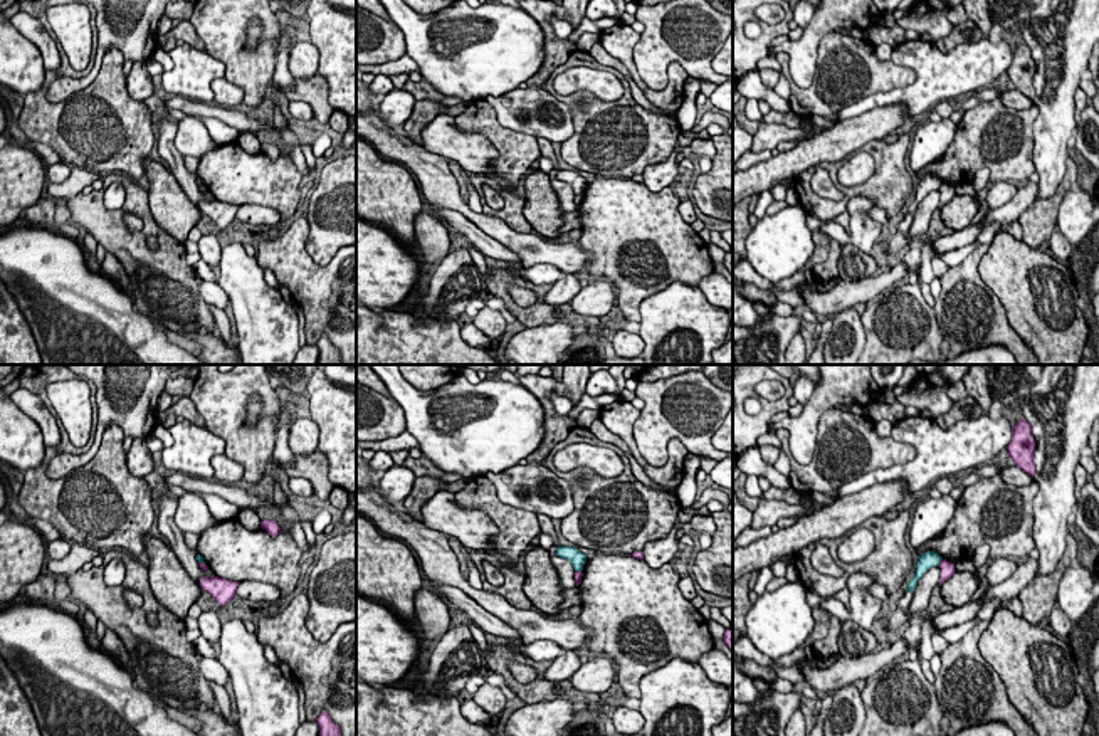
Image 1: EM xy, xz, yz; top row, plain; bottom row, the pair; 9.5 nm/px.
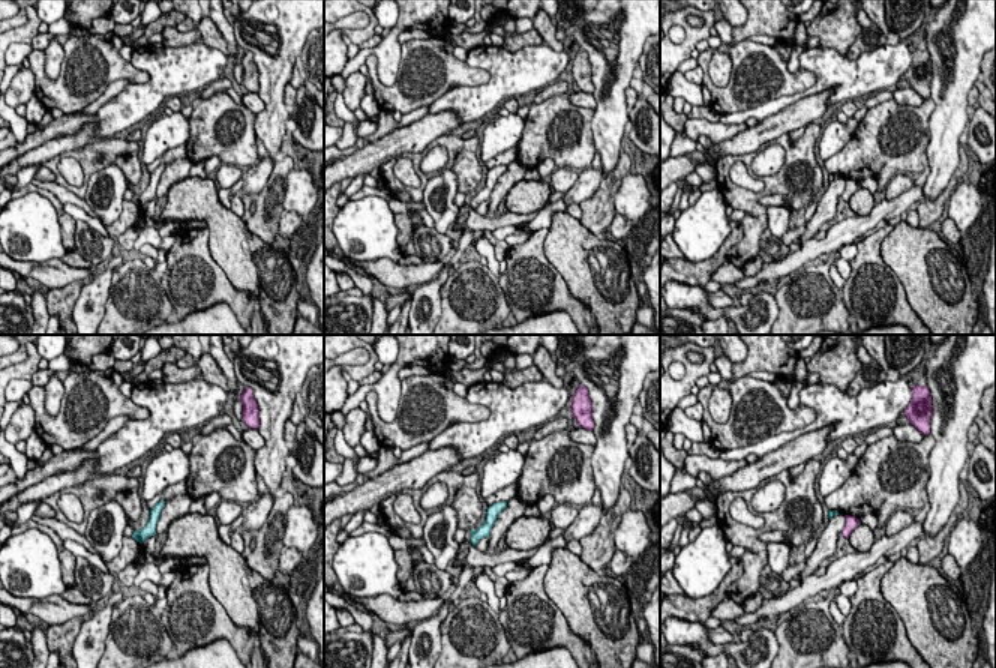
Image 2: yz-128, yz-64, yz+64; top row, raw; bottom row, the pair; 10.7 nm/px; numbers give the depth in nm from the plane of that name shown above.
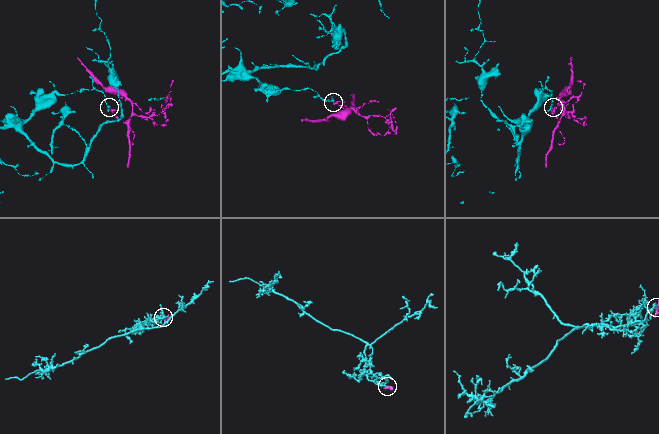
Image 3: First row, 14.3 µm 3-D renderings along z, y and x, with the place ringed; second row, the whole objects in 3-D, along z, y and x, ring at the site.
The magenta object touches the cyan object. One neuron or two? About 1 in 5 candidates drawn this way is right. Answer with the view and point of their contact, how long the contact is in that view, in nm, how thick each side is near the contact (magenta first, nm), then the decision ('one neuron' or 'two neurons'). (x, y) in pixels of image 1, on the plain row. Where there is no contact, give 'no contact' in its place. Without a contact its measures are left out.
contact yz (941, 185); length 90 nm; calibres 130 and 160 nm; two neurons

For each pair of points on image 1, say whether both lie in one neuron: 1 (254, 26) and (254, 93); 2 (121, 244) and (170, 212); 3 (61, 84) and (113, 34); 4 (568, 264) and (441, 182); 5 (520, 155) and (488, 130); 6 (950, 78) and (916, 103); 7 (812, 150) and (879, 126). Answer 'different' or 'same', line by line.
1: different
2: different
3: same
4: same
5: same
6: same
7: same

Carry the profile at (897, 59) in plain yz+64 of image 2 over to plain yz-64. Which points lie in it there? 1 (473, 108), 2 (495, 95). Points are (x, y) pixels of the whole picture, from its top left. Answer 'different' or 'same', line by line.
1: same
2: same

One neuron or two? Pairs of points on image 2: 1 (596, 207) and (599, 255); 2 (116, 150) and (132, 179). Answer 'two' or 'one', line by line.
1: two
2: one

